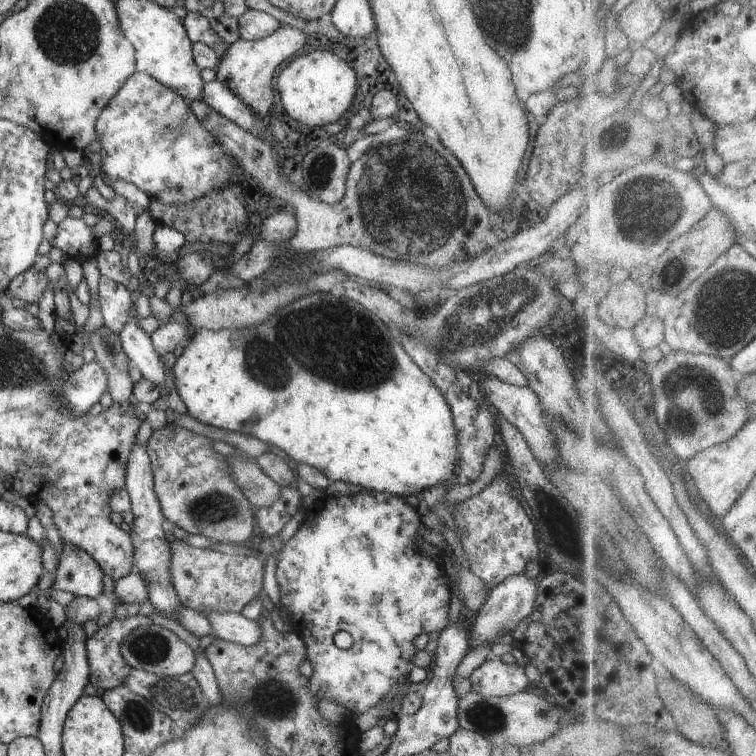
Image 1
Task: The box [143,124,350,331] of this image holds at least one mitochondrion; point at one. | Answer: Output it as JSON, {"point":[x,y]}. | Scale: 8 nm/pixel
{"point":[320,170]}

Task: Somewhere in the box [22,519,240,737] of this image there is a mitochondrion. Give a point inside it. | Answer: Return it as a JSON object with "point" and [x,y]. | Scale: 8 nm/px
{"point":[178,697]}

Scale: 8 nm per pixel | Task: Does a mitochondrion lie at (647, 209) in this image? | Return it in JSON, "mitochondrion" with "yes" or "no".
{"mitochondrion":"yes"}

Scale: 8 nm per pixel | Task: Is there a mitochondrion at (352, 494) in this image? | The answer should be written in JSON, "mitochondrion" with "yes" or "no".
{"mitochondrion":"no"}

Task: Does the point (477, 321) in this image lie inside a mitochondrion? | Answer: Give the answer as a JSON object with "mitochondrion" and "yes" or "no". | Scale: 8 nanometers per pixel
{"mitochondrion":"yes"}

